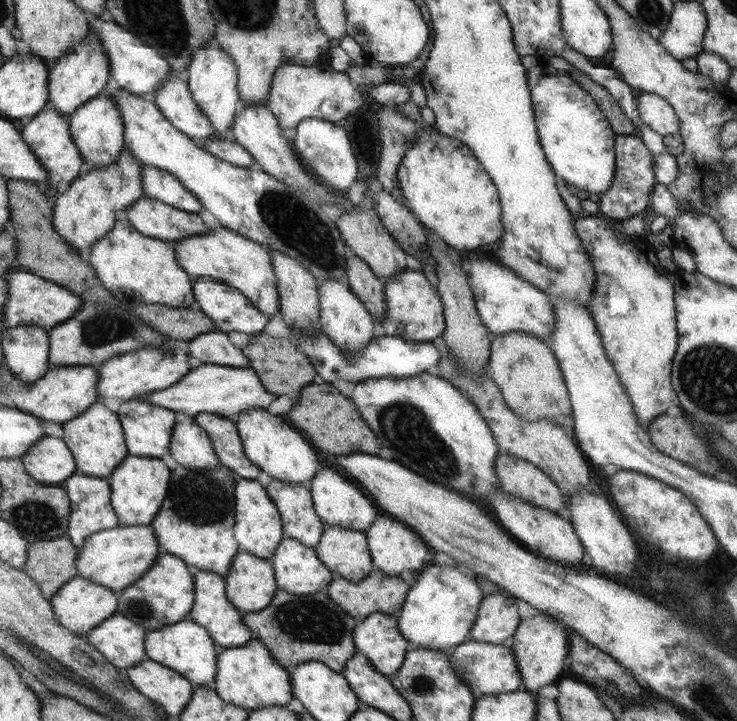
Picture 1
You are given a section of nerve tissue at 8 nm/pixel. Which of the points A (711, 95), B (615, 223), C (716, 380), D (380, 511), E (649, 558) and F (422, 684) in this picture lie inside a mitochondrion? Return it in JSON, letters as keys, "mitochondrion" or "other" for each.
{"A":"other","B":"other","C":"mitochondrion","D":"other","E":"other","F":"mitochondrion"}

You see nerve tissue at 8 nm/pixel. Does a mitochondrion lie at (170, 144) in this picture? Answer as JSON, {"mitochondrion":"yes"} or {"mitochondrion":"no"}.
{"mitochondrion":"no"}

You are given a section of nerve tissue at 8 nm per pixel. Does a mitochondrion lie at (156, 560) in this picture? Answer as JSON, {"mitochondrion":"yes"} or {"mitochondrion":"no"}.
{"mitochondrion":"no"}

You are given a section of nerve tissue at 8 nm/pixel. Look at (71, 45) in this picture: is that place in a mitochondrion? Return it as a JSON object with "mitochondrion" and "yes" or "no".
{"mitochondrion":"no"}

